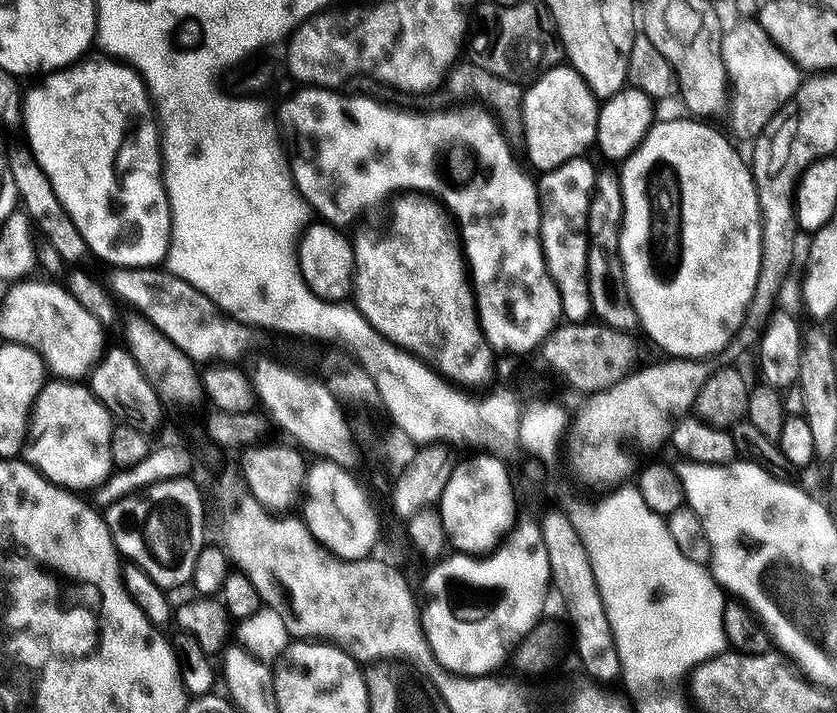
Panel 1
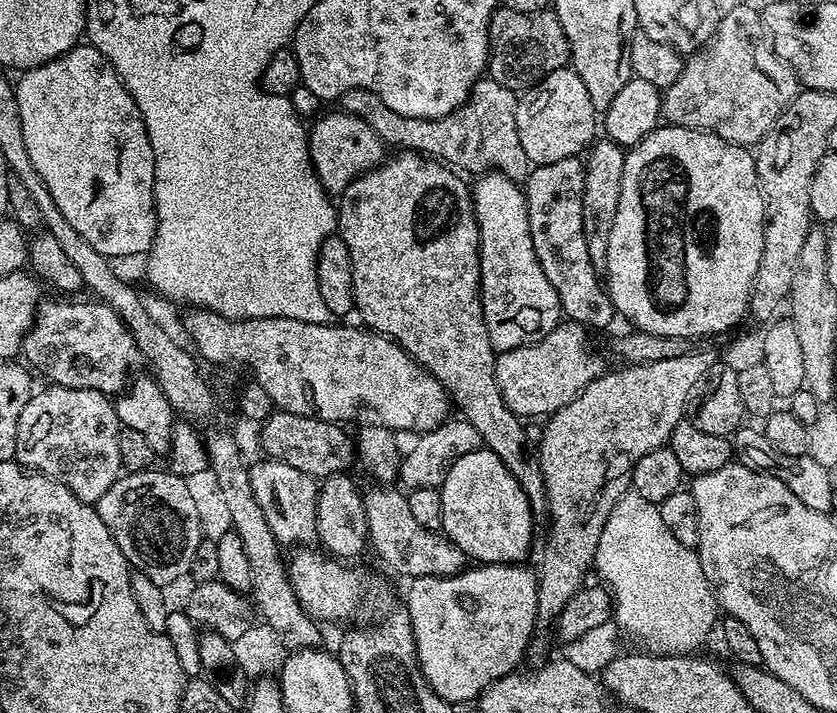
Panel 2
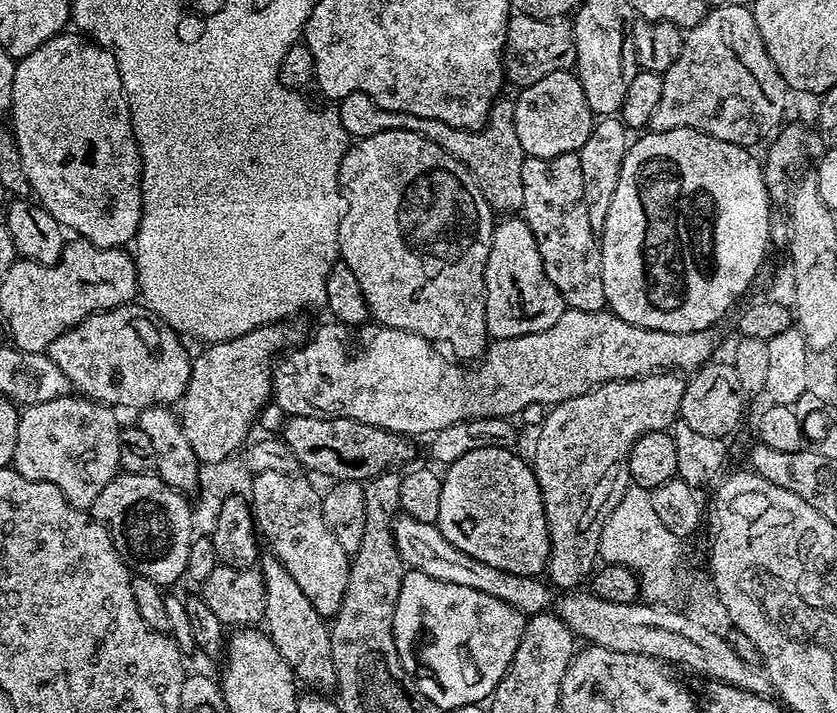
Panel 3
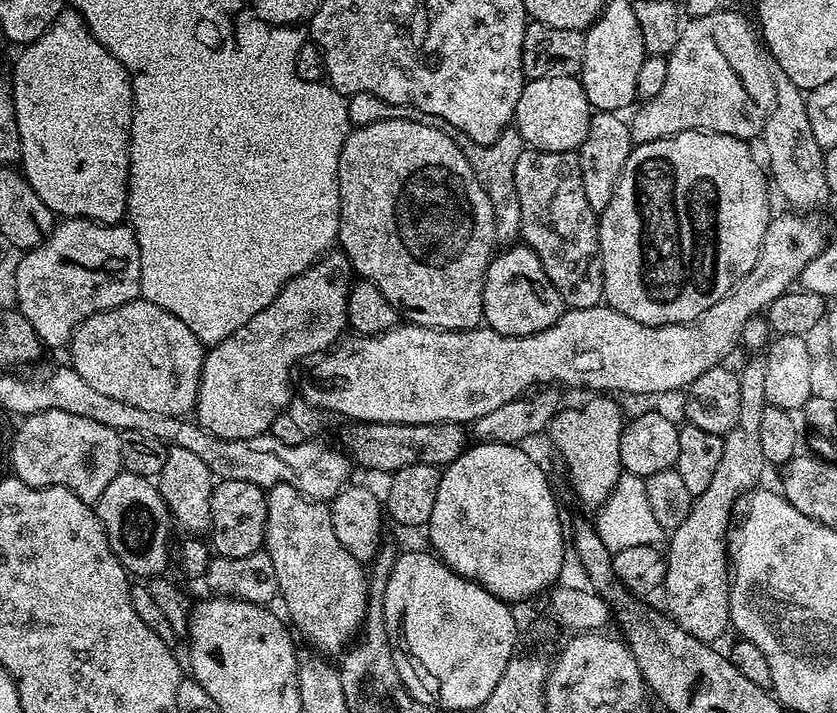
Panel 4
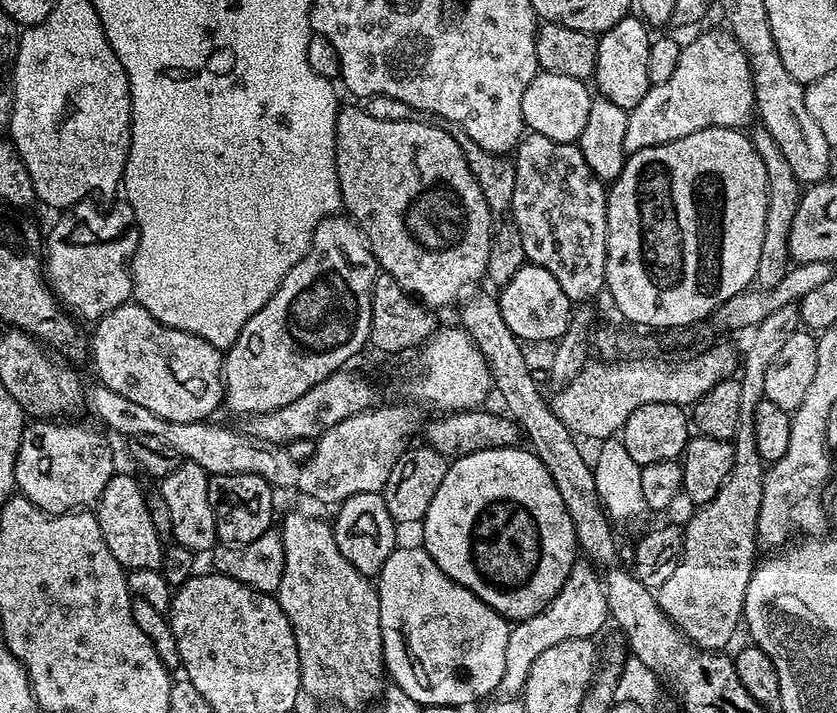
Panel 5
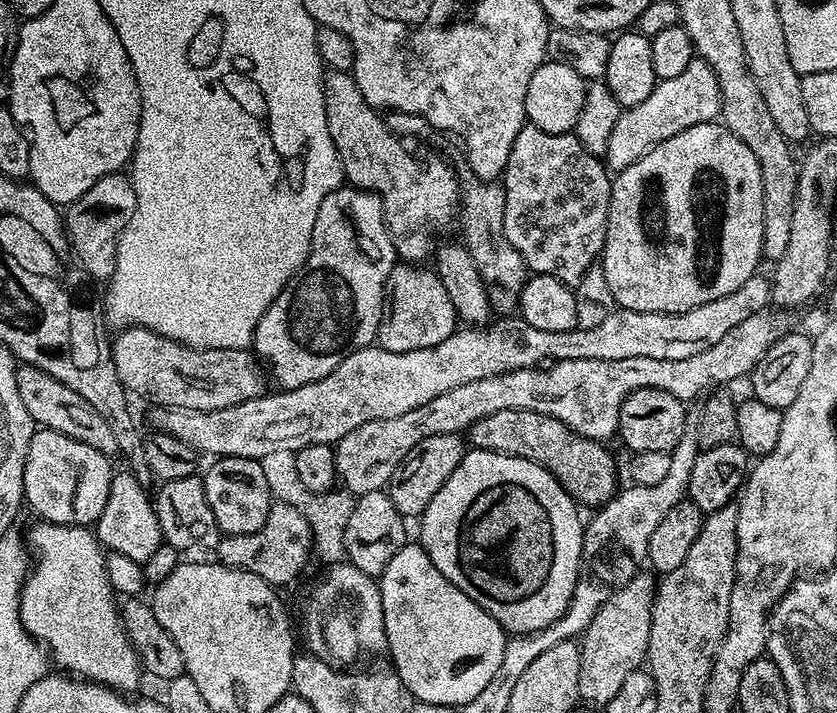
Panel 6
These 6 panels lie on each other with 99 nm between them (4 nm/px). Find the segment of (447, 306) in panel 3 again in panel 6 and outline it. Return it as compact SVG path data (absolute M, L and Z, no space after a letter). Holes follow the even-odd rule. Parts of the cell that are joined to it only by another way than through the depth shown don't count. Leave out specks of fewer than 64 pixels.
M329 71L324 77L324 101L326 102L326 126L330 126L330 138L336 147L336 153L340 159L340 166L344 170L344 180L353 188L362 188L366 192L375 192L379 196L382 206L384 207L384 221L388 227L388 232L392 236L392 245L396 248L397 257L404 262L424 262L424 260L433 255L438 247L438 239L436 234L444 232L448 227L453 227L454 221L457 219L460 211L460 183L456 181L456 172L453 170L451 164L447 160L441 158L439 155L432 154L429 160L424 160L419 164L410 153L404 149L405 141L392 132L386 125L384 125L383 115L377 109L372 108L366 102L366 98L362 98L362 90L358 90L356 80L353 78L351 72L334 72Z

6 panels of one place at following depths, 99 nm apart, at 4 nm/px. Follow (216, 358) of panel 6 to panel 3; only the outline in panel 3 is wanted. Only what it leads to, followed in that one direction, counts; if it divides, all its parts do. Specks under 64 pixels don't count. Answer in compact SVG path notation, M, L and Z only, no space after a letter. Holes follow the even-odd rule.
M129 302L87 316L81 324L54 338L46 351L87 399L117 409L139 410L156 404L176 406L184 399L192 360L183 342L175 328L153 316L143 303Z

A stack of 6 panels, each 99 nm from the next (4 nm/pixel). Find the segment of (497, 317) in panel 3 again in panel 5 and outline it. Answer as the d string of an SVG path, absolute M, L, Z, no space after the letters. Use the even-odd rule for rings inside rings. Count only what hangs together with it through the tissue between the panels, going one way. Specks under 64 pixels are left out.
M525 262L518 274L514 274L514 278L510 278L510 282L499 289L498 299L503 321L521 342L559 341L566 334L568 323L572 320L573 301L566 298L562 286L558 286L558 281L554 279L554 274L550 274L550 270L542 270L542 266L537 264Z

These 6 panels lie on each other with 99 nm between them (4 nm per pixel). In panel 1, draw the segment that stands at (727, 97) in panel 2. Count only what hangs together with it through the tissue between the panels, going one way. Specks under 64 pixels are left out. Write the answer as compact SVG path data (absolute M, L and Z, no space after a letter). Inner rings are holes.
M740 18L722 36L722 54L728 75L730 99L726 104L728 124L733 137L755 141L777 110L799 90L801 69L768 37L766 30L752 18Z

